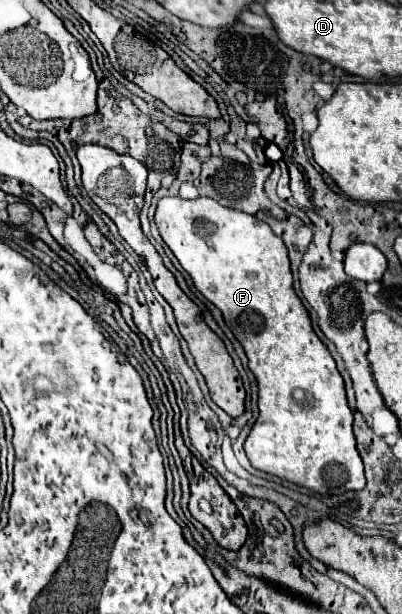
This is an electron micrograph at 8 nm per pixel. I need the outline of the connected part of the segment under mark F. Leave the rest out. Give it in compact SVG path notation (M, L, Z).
M161 198L155 212L155 224L163 242L191 276L195 288L223 312L225 324L241 342L249 358L249 370L257 378L259 418L245 440L245 454L251 466L317 494L361 490L365 486L365 474L361 456L355 448L353 412L347 406L343 378L337 372L333 356L313 332L311 318L293 290L289 256L283 240L273 234L269 224L251 214L225 208L213 198Z

